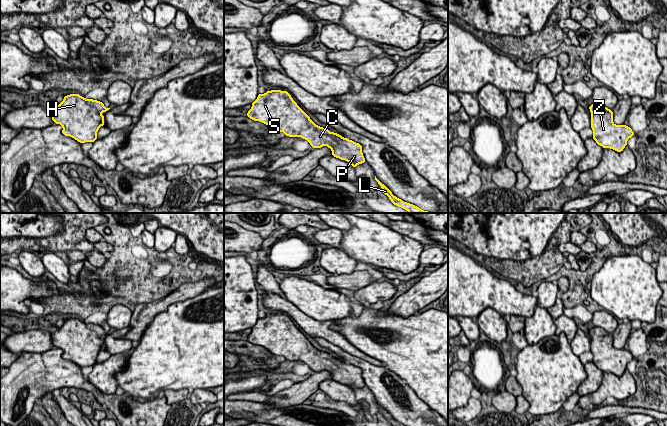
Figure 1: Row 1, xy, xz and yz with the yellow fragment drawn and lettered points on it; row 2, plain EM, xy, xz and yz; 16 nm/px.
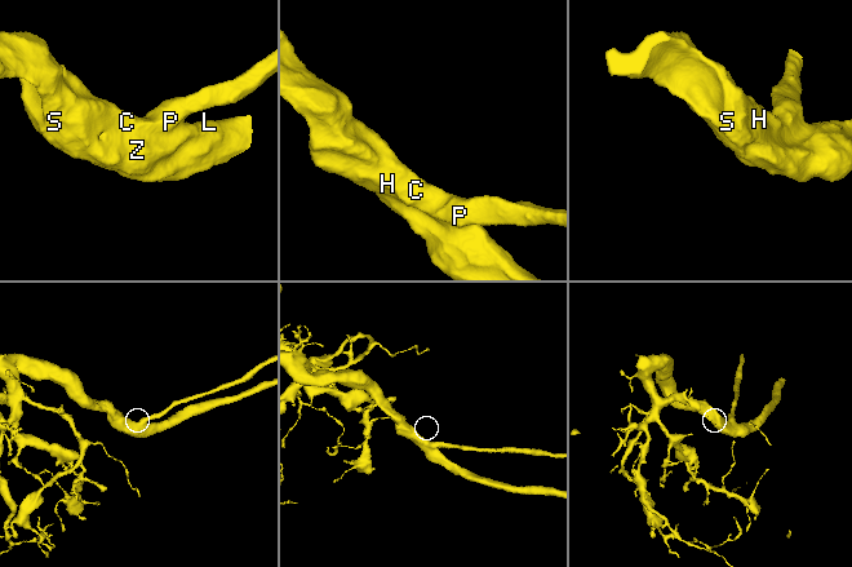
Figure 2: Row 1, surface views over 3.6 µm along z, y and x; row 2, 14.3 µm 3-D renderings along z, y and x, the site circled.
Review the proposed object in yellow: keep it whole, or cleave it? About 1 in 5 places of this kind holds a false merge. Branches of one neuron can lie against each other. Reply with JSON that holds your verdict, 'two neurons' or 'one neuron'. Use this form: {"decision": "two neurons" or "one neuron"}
{"decision": "one neuron"}

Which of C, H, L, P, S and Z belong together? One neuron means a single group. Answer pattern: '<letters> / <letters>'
C H L P S Z

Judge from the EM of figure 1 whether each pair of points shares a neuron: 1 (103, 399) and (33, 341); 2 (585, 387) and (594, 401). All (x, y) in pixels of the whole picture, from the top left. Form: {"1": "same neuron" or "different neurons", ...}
{"1": "different neurons", "2": "different neurons"}

